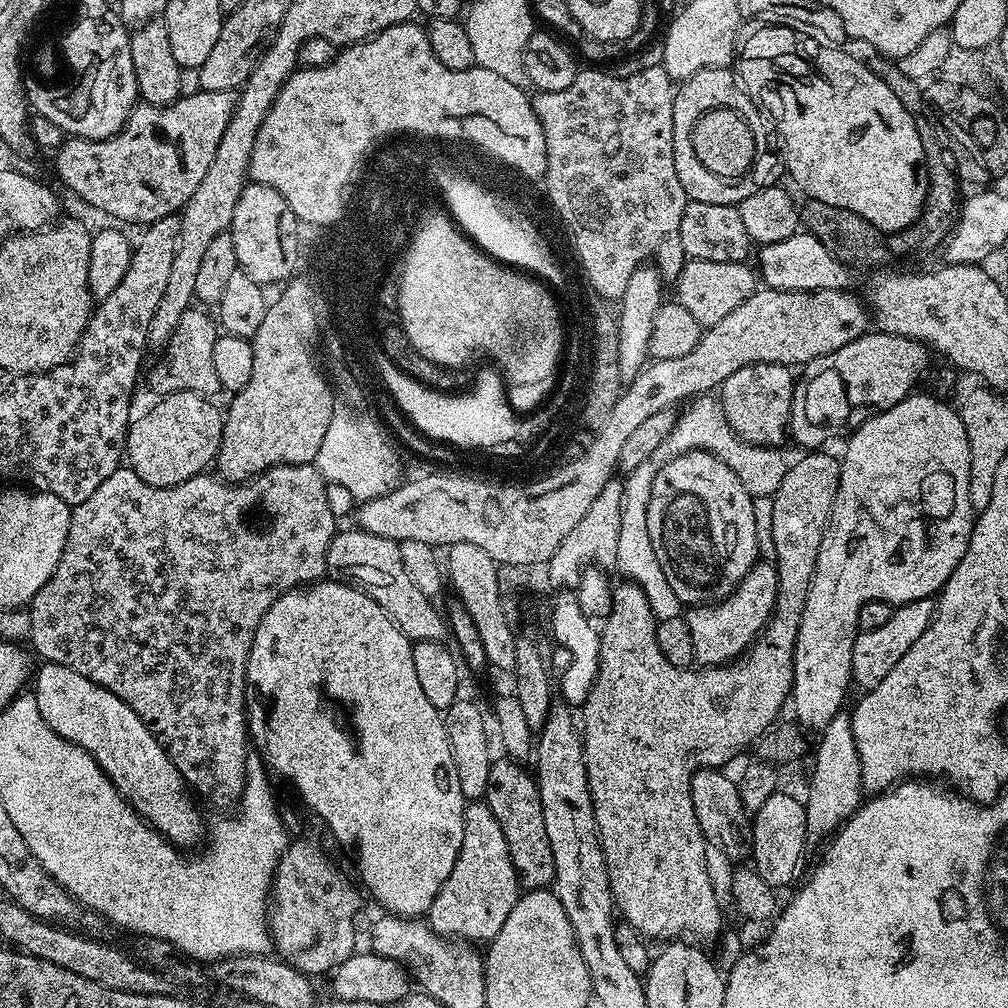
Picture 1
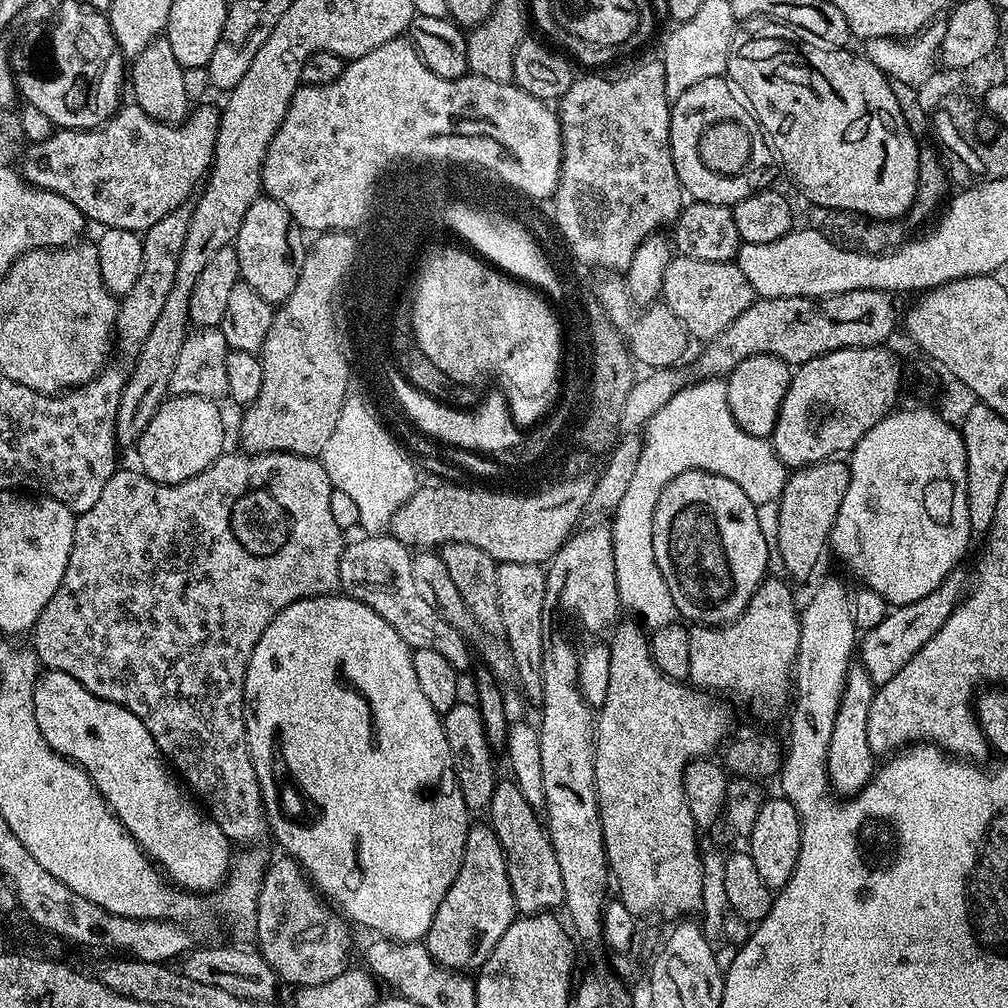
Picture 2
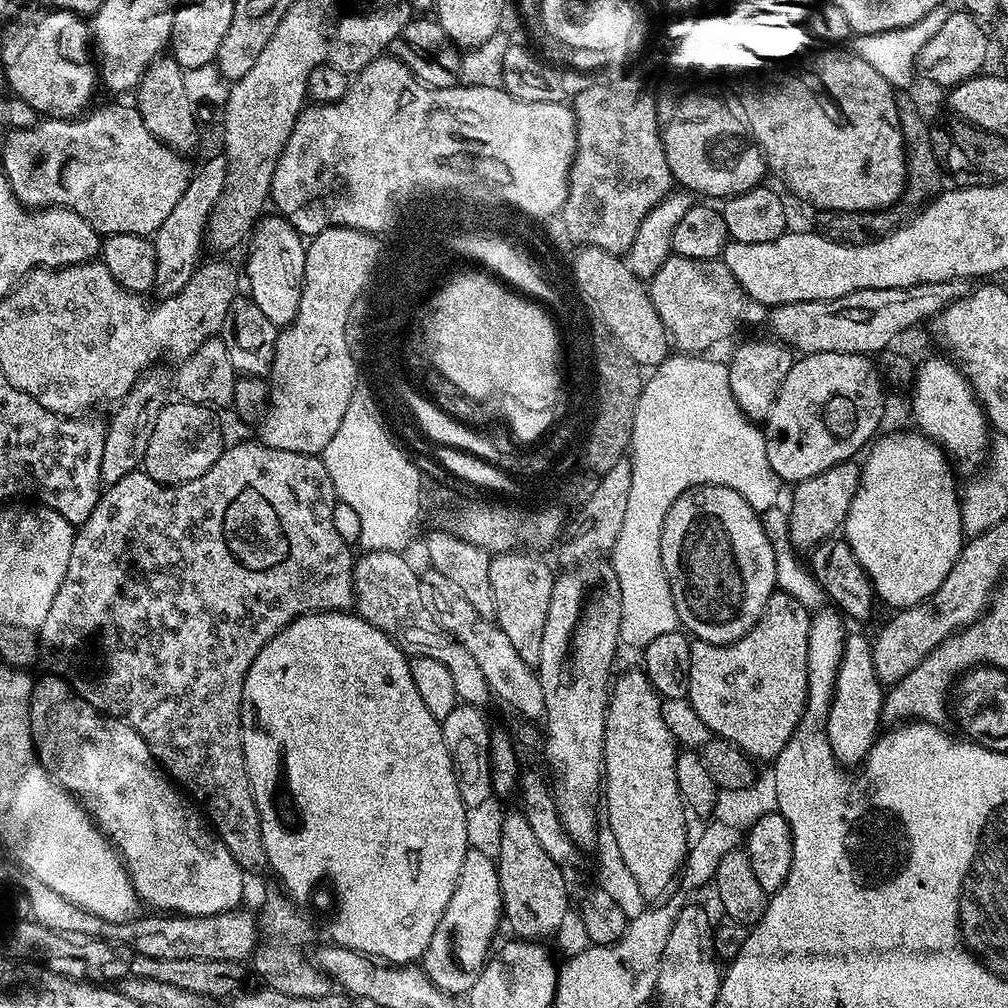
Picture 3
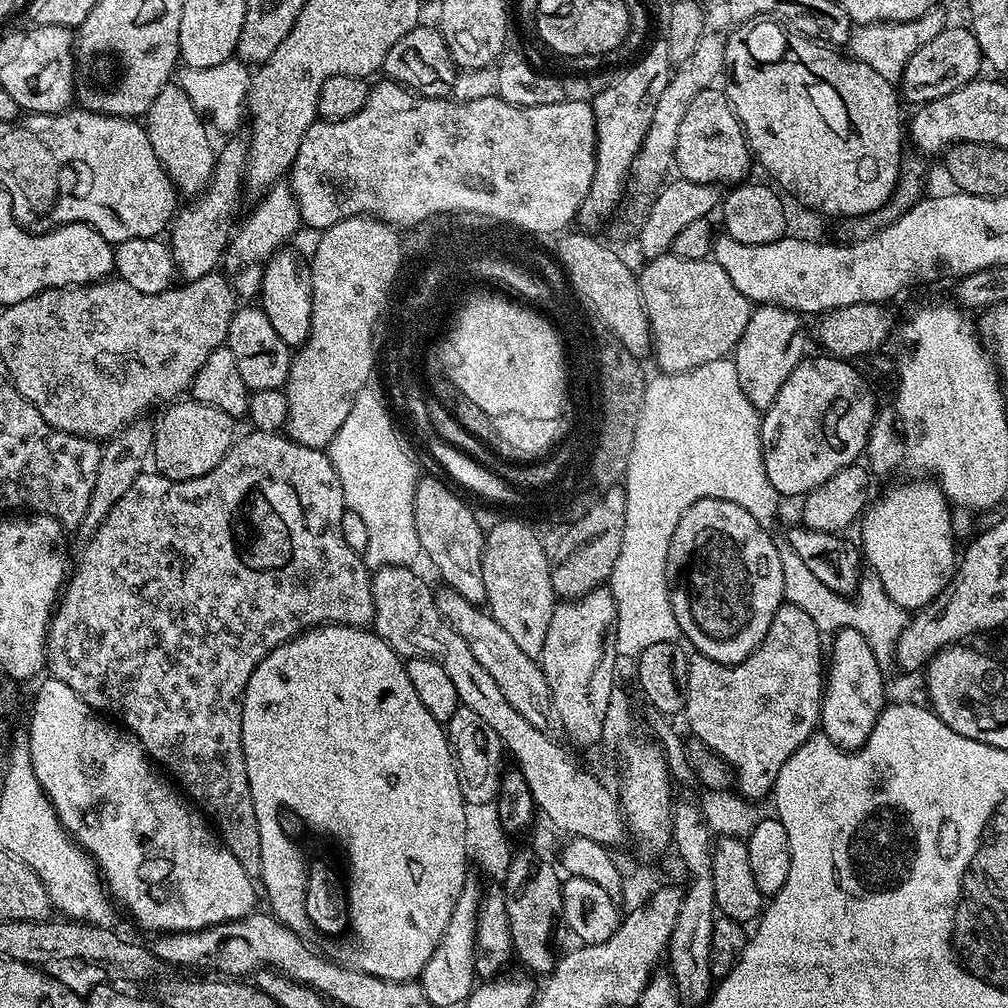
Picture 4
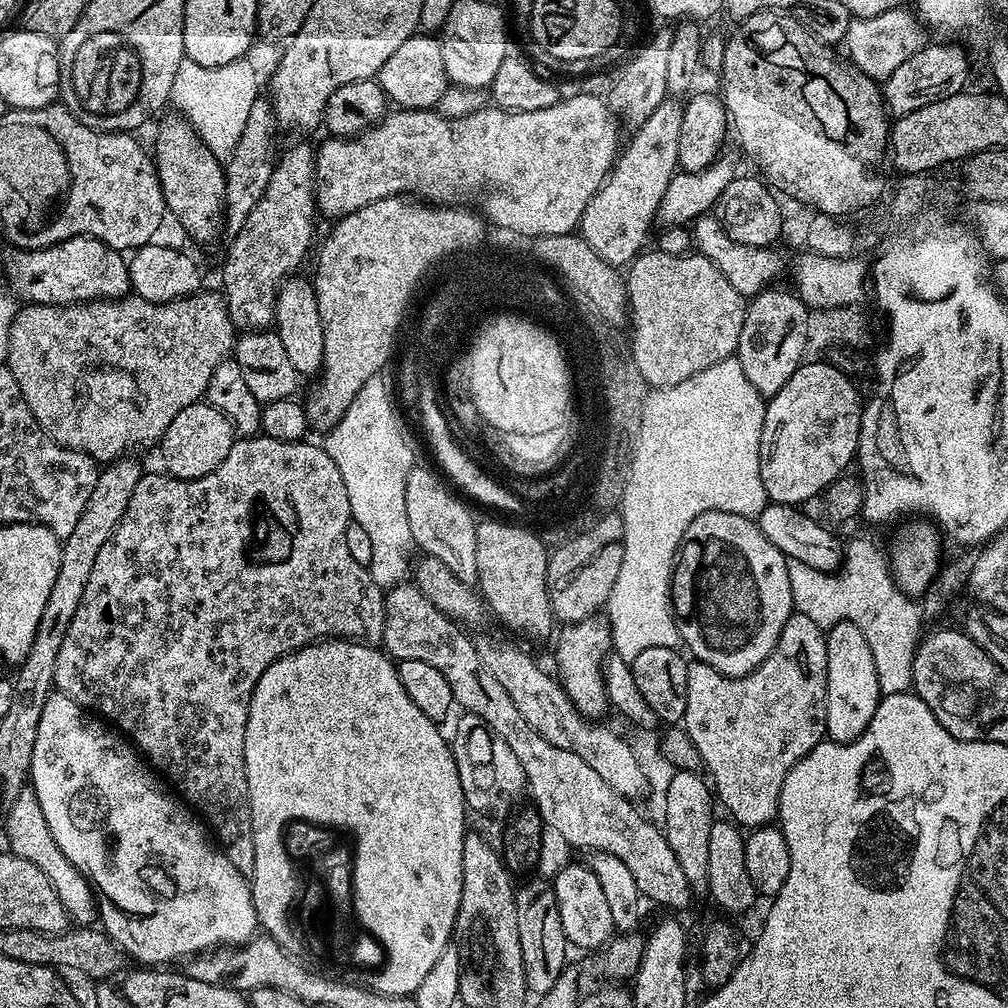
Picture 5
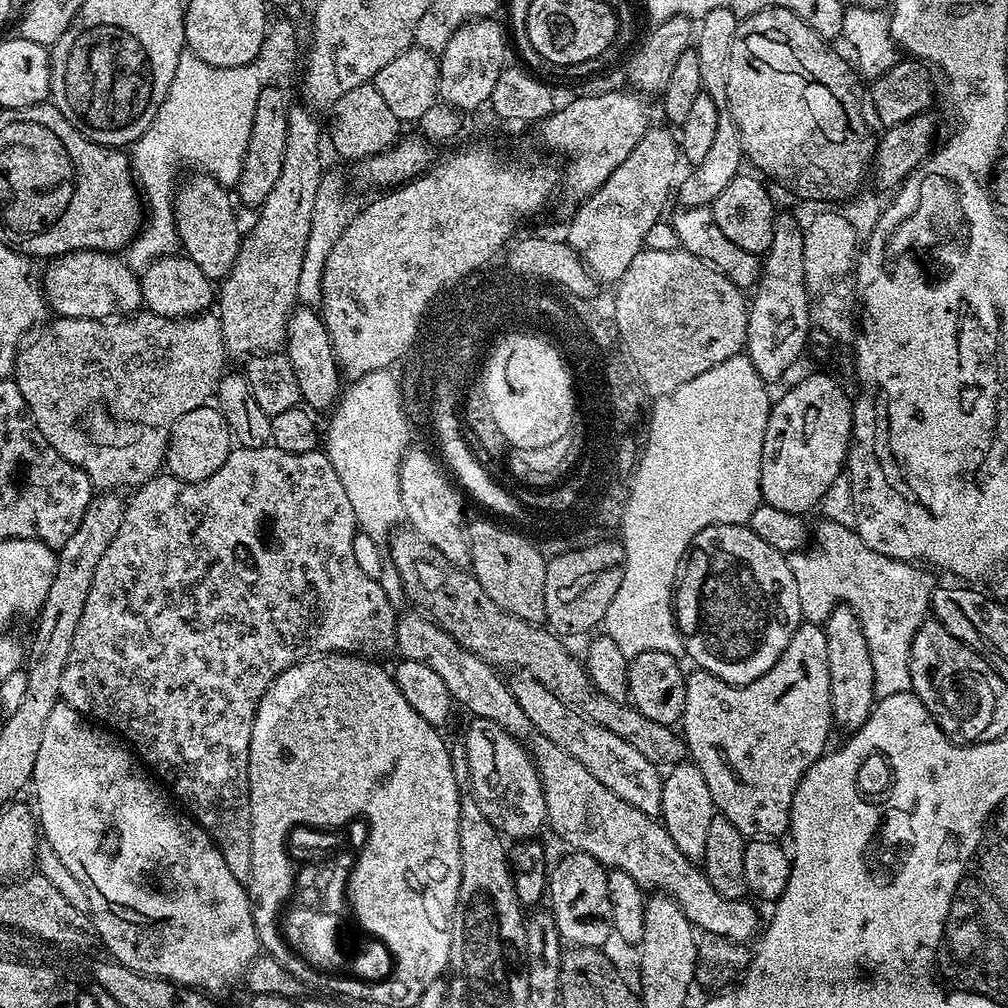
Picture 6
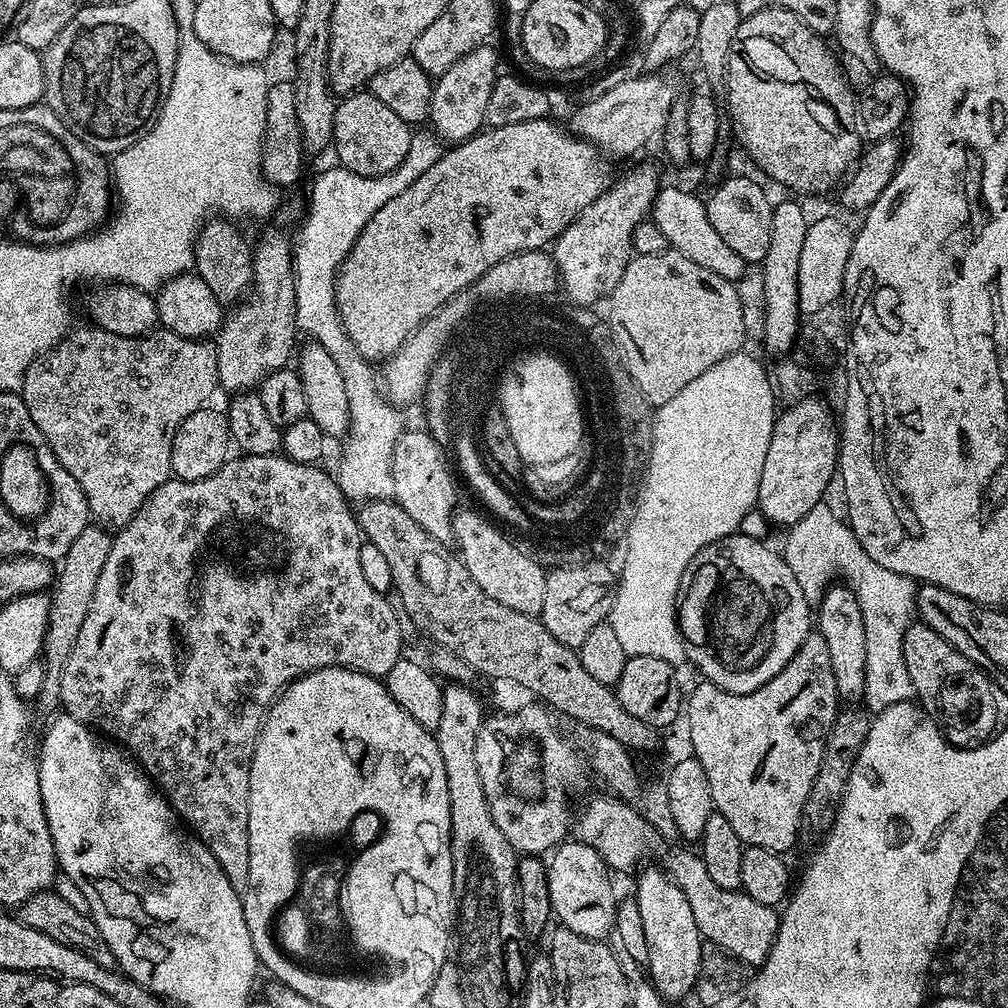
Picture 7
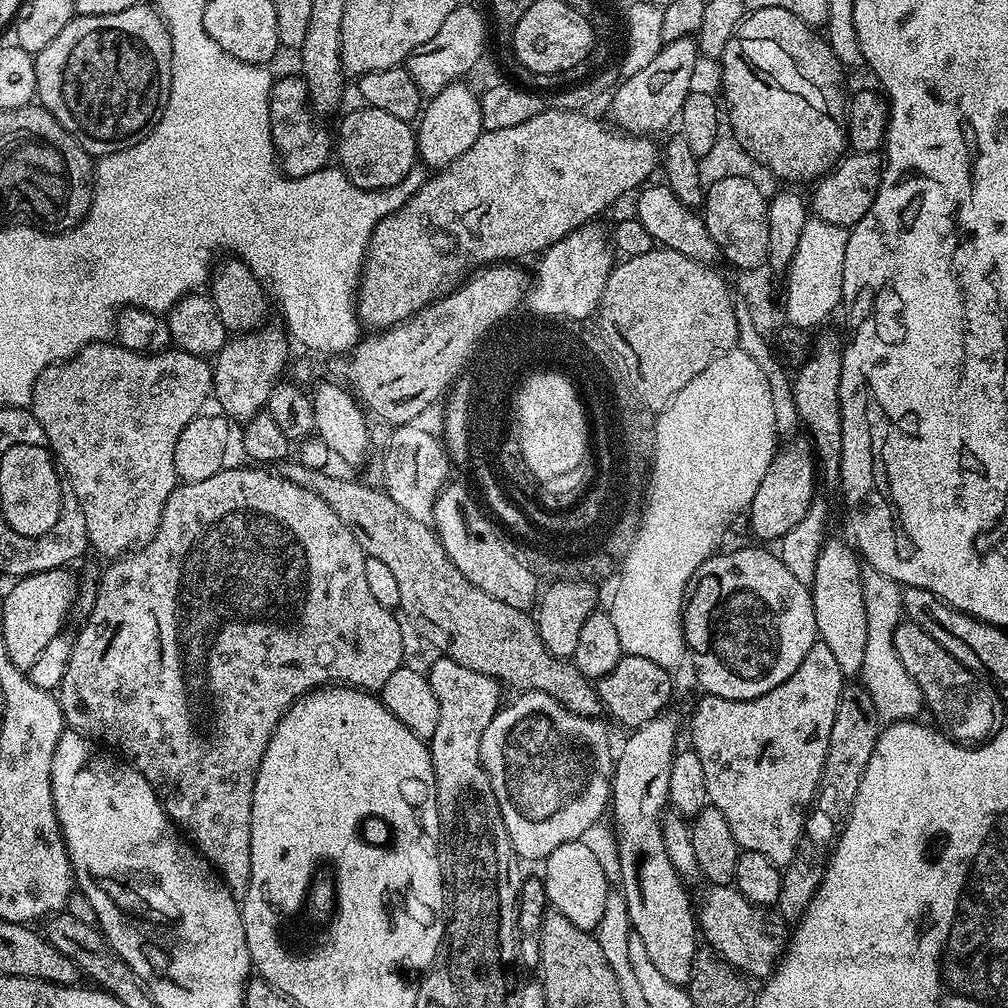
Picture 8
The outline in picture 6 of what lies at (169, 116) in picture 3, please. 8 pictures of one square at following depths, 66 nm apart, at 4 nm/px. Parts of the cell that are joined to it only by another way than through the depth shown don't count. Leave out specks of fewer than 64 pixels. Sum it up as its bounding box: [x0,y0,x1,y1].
[172,175,242,282]

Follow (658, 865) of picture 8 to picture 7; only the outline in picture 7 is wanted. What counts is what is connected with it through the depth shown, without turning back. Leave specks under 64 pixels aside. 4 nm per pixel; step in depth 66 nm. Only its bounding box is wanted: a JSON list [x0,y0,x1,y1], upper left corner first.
[634,866,704,1002]

